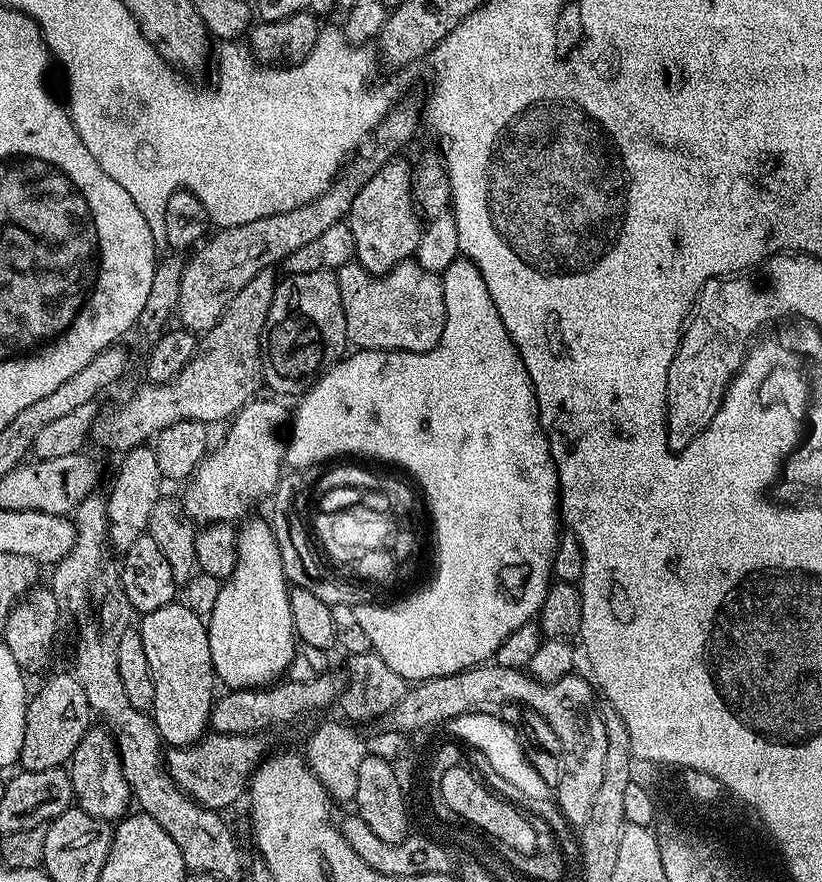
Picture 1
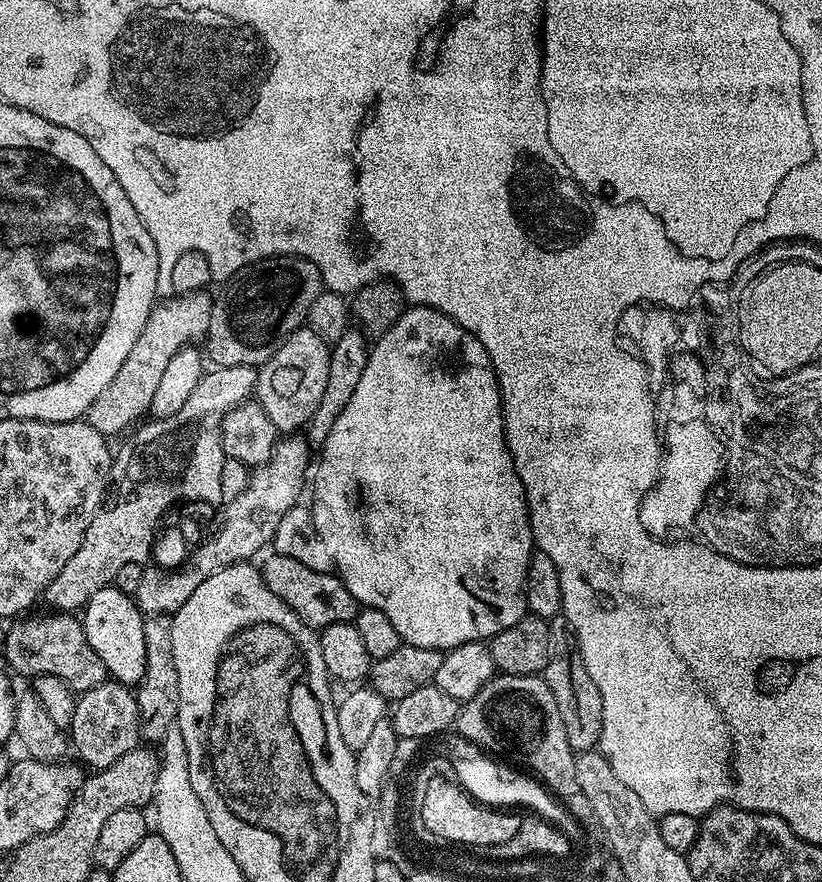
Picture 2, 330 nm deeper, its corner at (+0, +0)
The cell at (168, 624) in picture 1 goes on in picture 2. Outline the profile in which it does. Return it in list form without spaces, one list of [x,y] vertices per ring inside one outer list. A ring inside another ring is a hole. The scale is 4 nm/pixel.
[[[109,586],[98,590],[88,599],[82,609],[82,623],[86,642],[94,646],[94,654],[102,658],[109,677],[118,684],[135,686],[140,683],[146,670],[146,630],[145,613],[140,611],[135,599],[129,593]]]

